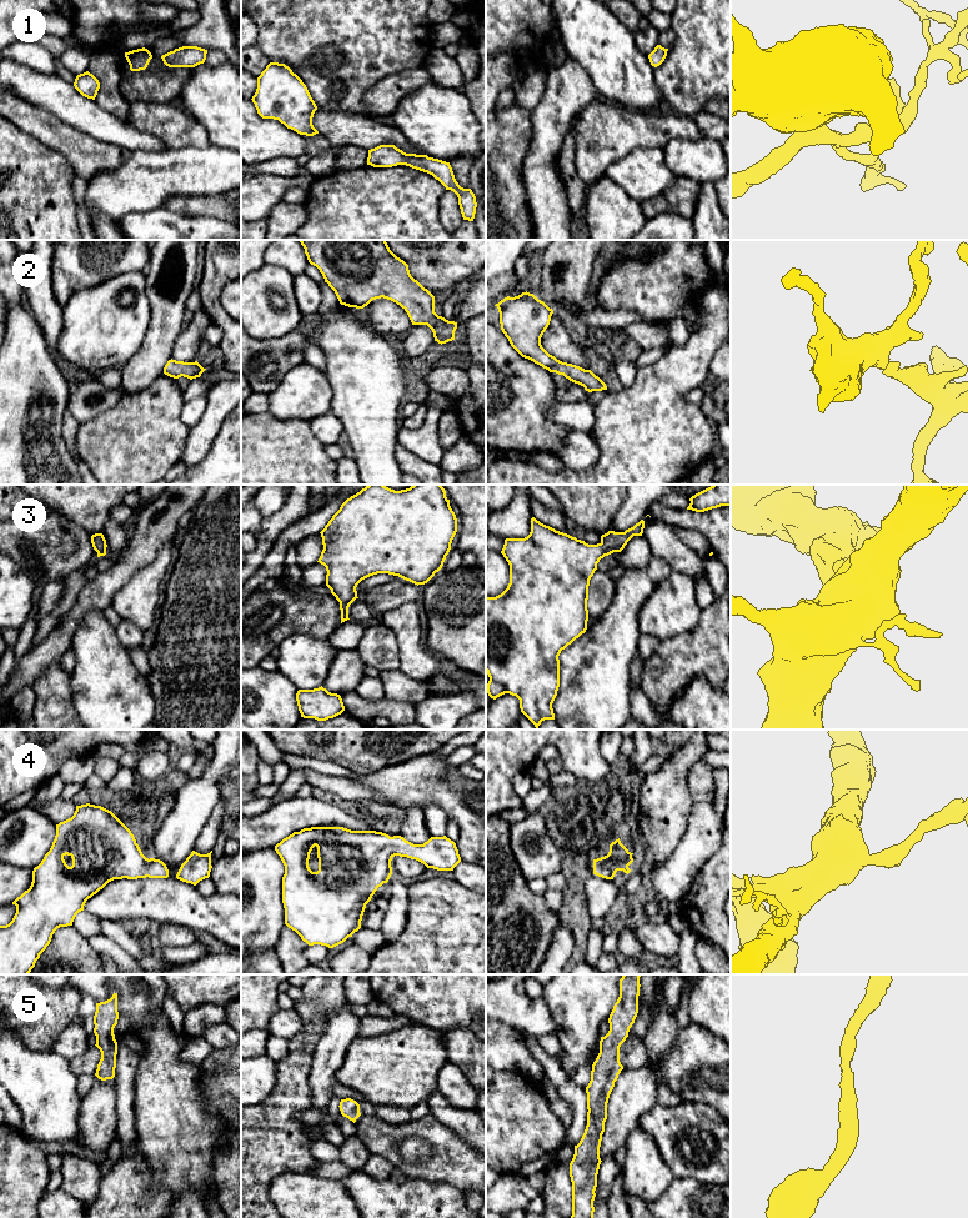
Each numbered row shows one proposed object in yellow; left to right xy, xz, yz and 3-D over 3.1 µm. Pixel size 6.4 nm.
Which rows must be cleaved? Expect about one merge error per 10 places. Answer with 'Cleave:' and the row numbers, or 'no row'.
Cleave: no row

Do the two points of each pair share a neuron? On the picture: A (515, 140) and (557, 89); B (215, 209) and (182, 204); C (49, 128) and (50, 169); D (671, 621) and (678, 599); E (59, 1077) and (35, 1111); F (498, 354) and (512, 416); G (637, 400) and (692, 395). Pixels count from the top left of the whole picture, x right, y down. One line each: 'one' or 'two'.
A: two
B: one
C: two
D: one
E: one
F: one
G: two

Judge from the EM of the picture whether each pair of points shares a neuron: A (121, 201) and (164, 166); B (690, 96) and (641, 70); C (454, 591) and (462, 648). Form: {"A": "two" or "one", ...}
{"A": "one", "B": "two", "C": "one"}

